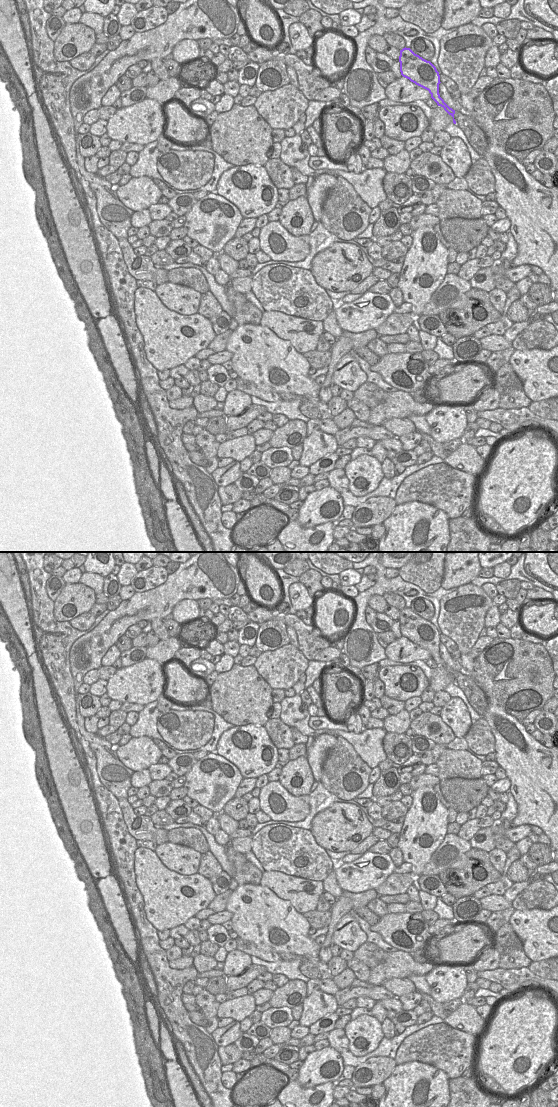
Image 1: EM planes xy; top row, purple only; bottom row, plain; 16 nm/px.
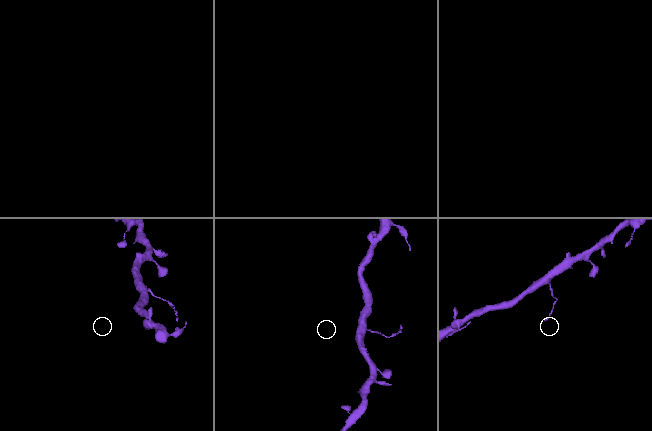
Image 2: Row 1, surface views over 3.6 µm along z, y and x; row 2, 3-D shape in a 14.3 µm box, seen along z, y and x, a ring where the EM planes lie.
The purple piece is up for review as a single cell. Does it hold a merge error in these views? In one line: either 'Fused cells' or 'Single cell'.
Fused cells

